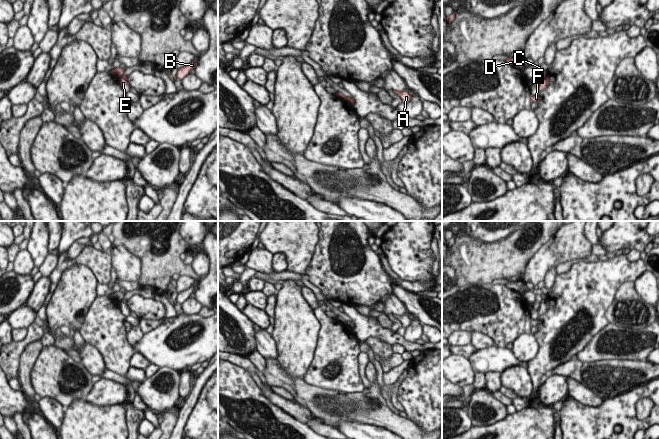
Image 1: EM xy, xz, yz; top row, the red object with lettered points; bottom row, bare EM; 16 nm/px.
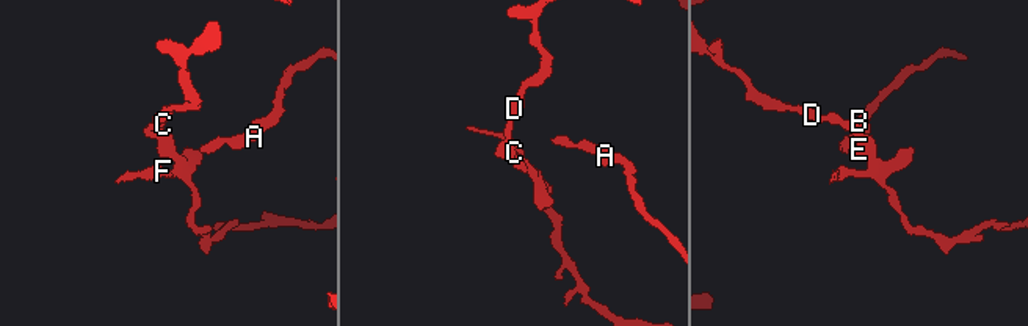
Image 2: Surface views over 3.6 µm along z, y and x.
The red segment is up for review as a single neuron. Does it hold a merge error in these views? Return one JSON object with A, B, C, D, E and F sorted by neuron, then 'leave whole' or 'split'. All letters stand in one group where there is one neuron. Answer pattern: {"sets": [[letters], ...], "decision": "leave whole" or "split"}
{"sets": [["A", "B", "E", "F"], ["C", "D"]], "decision": "split"}

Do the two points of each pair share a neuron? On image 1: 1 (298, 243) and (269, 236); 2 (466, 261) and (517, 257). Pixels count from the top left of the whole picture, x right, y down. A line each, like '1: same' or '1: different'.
1: same
2: same

